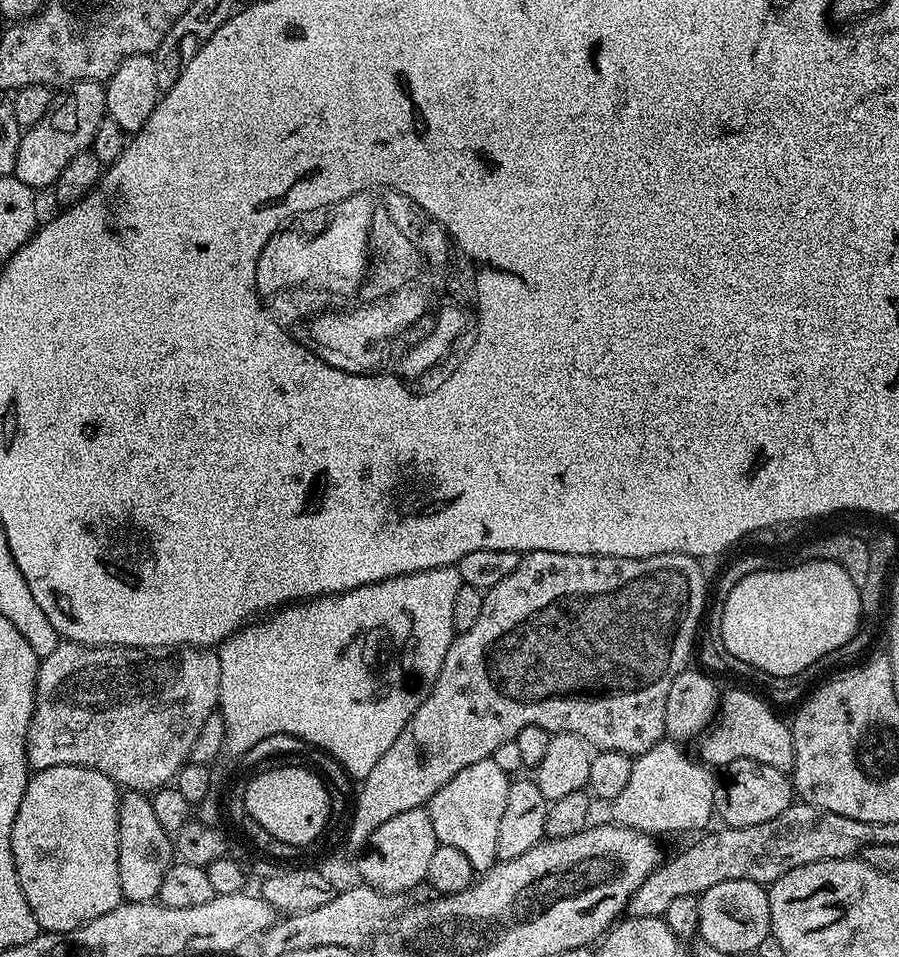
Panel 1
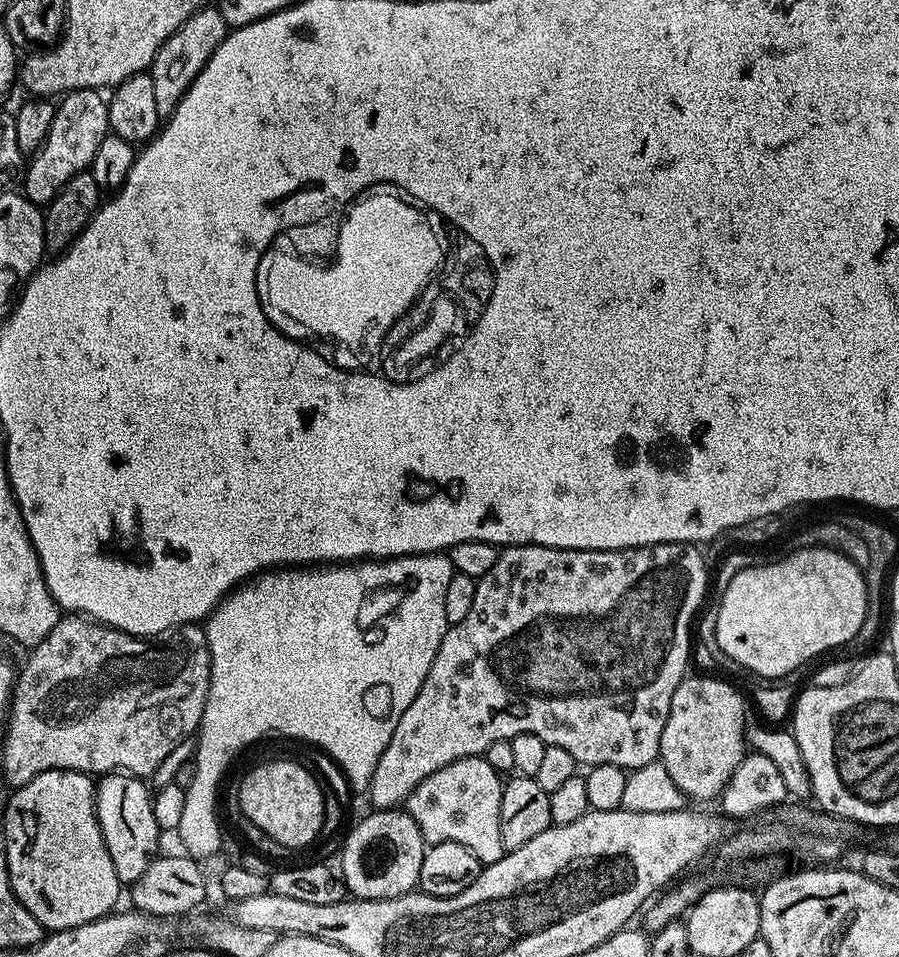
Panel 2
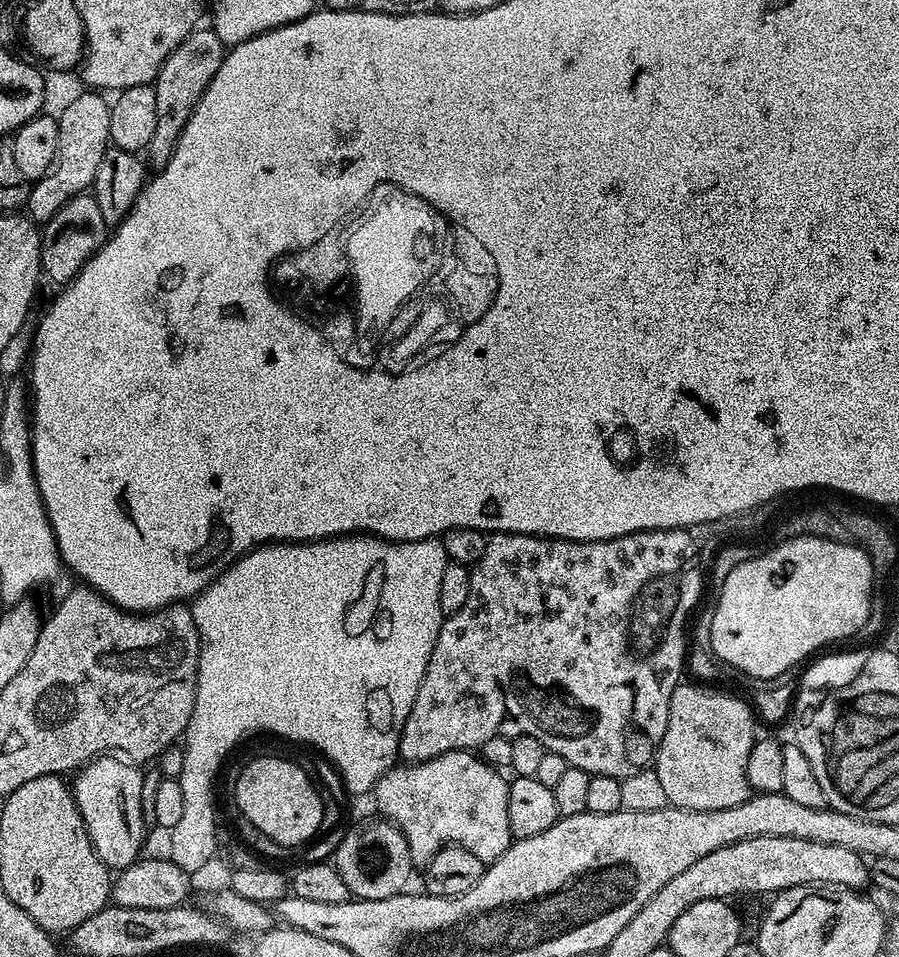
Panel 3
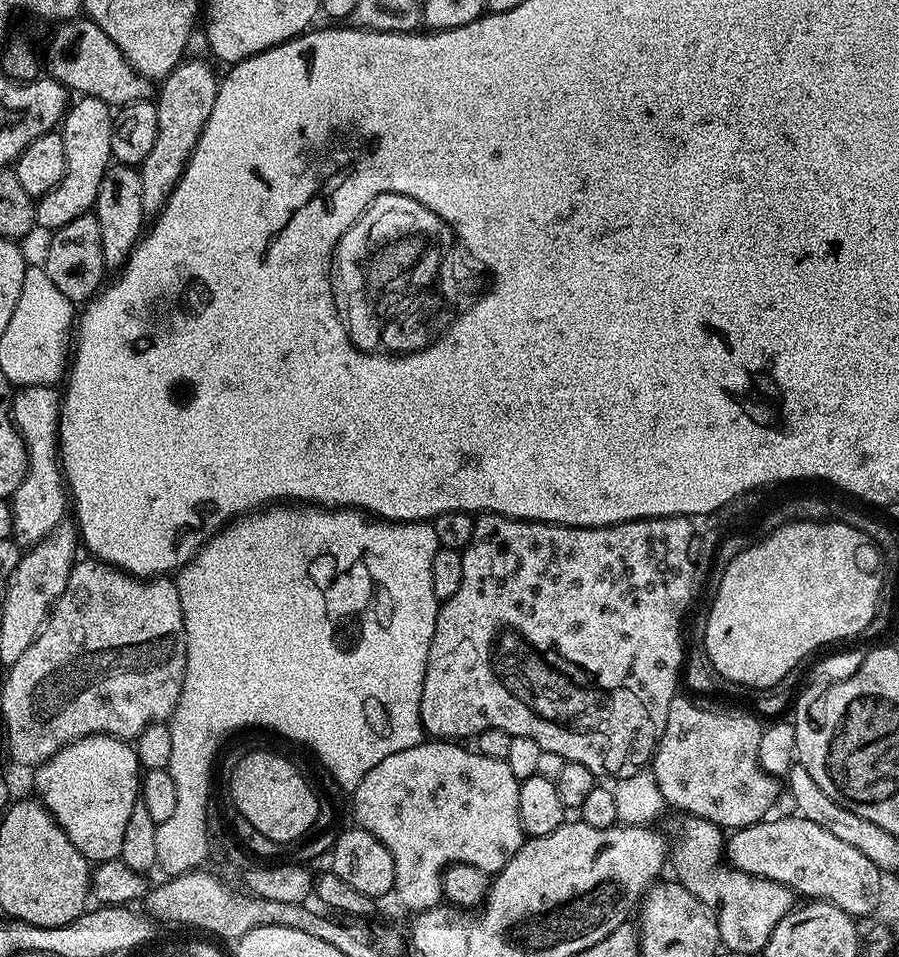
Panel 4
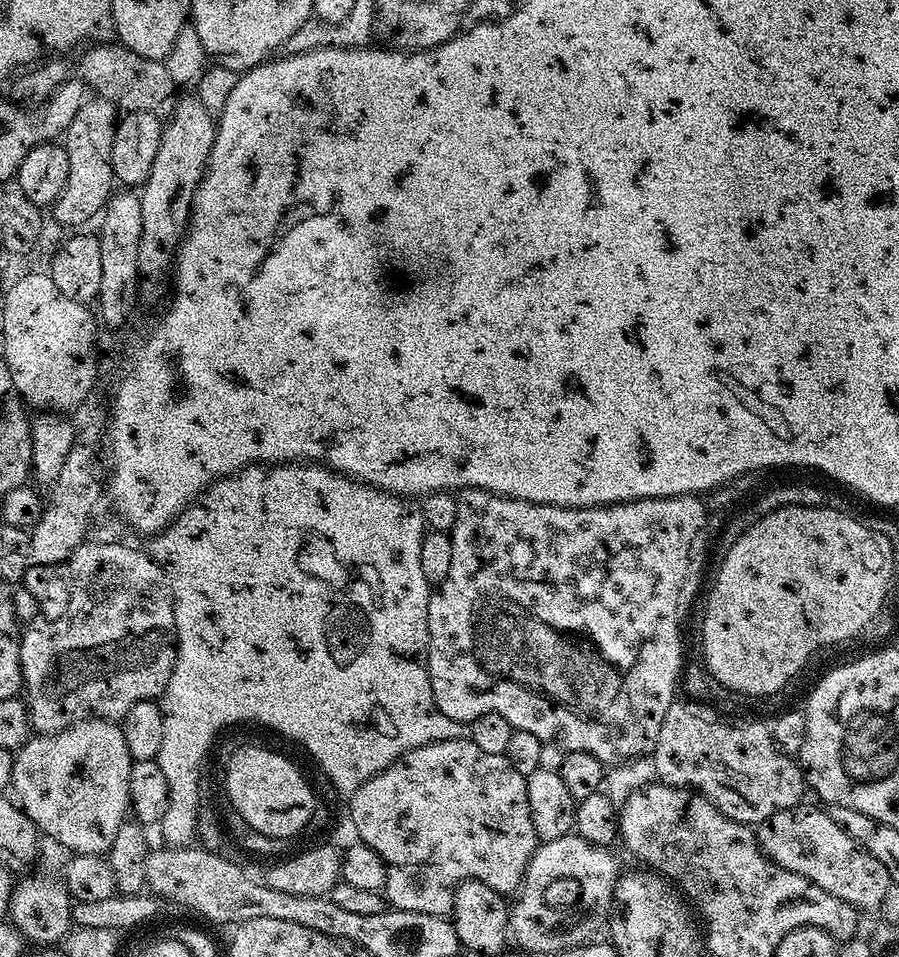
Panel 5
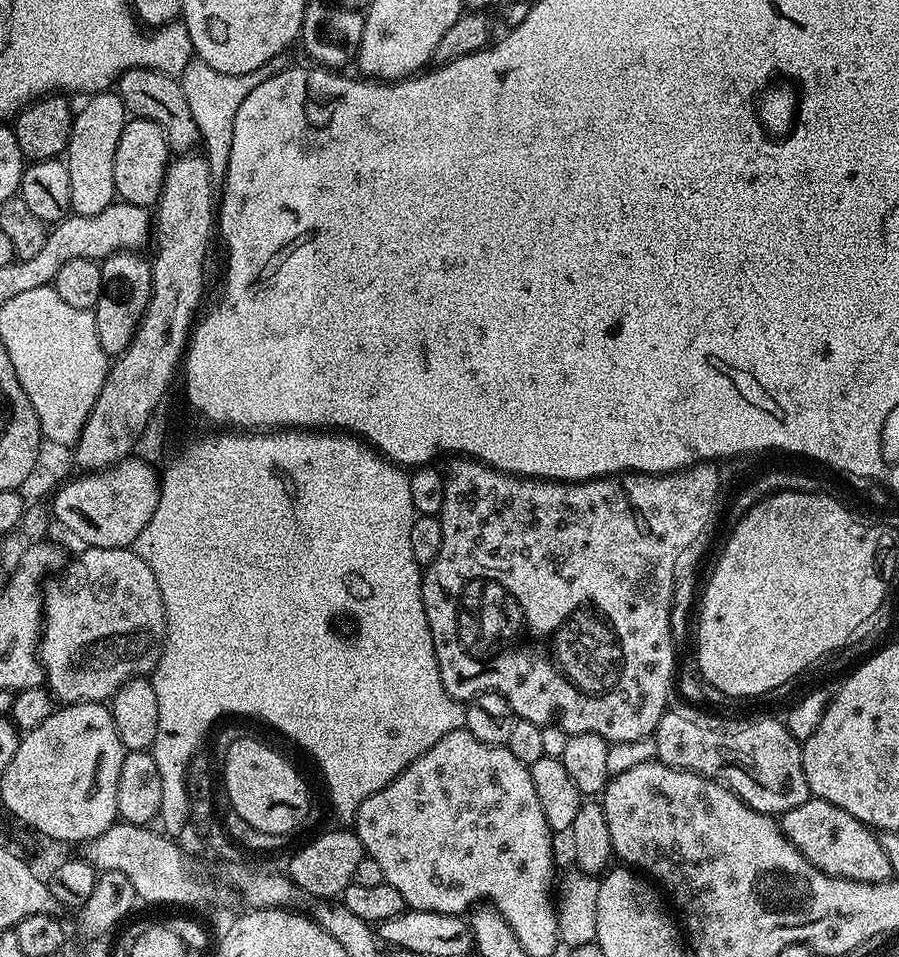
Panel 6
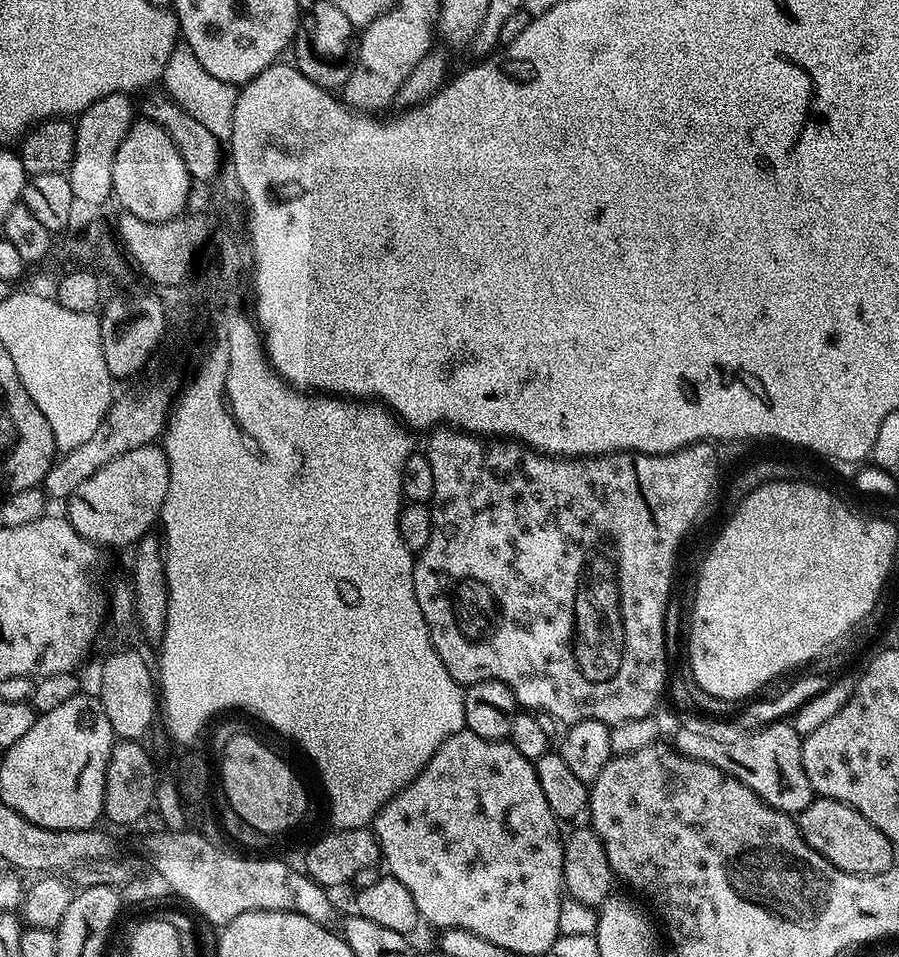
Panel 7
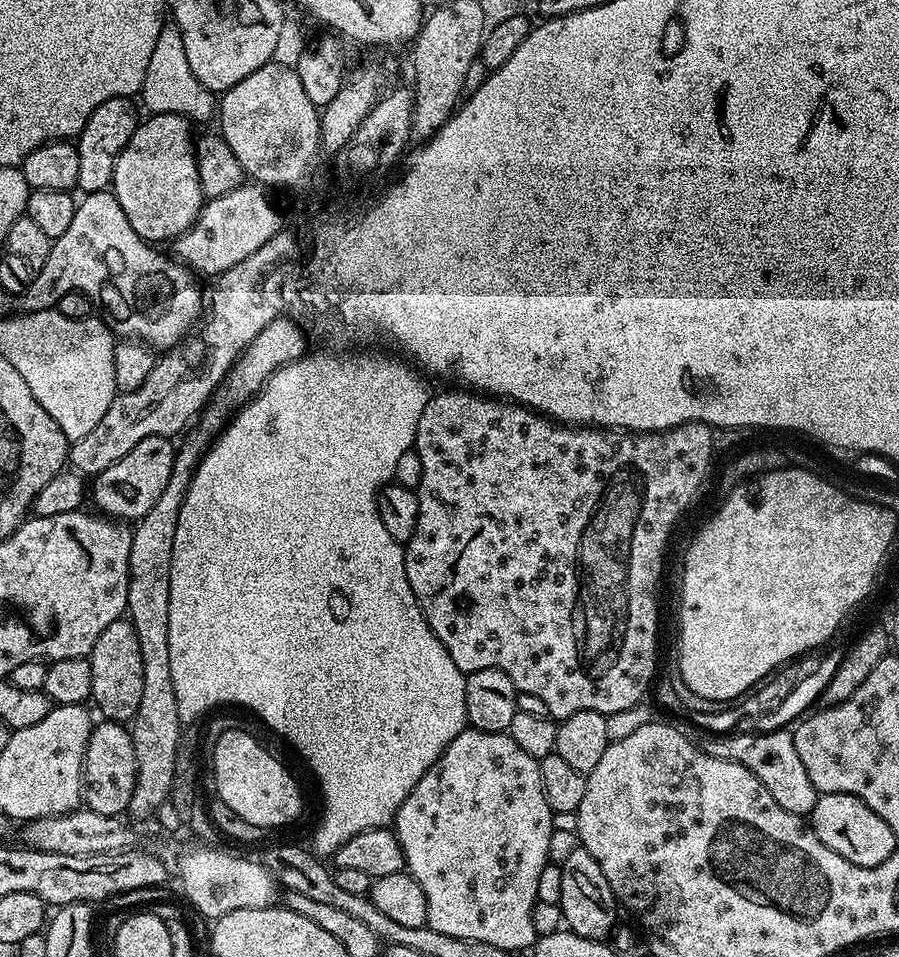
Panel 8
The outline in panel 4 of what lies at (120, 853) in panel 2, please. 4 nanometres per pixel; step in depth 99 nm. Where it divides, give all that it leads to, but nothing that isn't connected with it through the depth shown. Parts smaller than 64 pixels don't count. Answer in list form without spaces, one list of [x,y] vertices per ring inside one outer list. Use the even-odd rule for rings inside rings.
[[[83,736],[67,744],[58,754],[39,765],[36,772],[36,792],[44,809],[56,819],[58,826],[74,842],[74,846],[89,862],[117,859],[122,850],[123,835],[134,804],[140,794],[142,769],[136,749],[117,736]]]

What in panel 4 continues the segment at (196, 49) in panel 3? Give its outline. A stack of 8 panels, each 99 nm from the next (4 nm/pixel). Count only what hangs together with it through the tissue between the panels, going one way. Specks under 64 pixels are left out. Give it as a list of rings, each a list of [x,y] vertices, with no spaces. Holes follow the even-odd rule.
[[[204,58],[185,59],[172,73],[164,77],[159,85],[158,95],[154,100],[158,114],[158,138],[154,138],[154,150],[150,150],[150,154],[146,154],[146,158],[138,165],[142,182],[142,206],[145,213],[159,213],[160,209],[167,204],[174,186],[178,186],[178,182],[186,170],[188,159],[196,149],[196,143],[200,141],[200,135],[210,118],[210,110],[214,110],[218,75],[216,76],[215,70],[206,61],[207,59]]]

